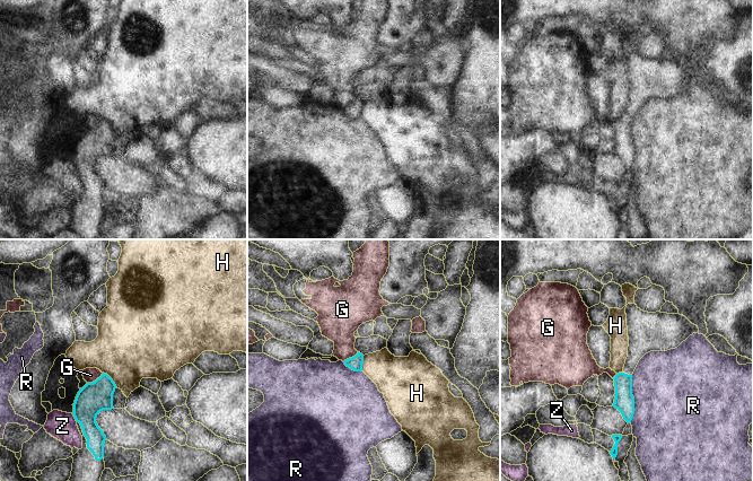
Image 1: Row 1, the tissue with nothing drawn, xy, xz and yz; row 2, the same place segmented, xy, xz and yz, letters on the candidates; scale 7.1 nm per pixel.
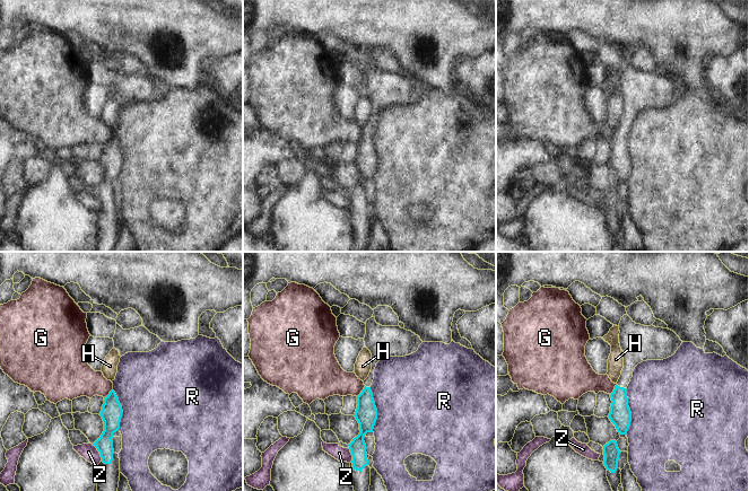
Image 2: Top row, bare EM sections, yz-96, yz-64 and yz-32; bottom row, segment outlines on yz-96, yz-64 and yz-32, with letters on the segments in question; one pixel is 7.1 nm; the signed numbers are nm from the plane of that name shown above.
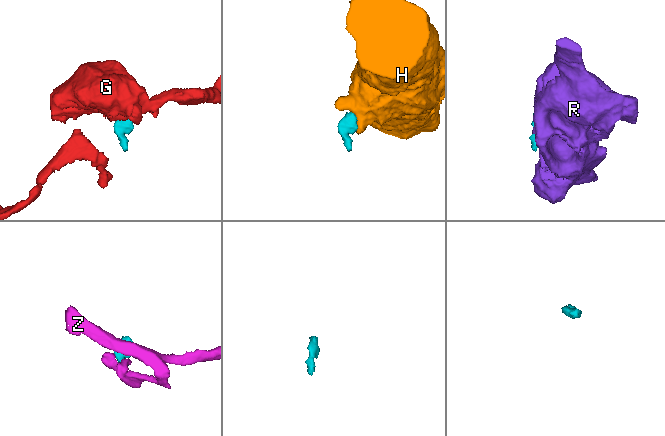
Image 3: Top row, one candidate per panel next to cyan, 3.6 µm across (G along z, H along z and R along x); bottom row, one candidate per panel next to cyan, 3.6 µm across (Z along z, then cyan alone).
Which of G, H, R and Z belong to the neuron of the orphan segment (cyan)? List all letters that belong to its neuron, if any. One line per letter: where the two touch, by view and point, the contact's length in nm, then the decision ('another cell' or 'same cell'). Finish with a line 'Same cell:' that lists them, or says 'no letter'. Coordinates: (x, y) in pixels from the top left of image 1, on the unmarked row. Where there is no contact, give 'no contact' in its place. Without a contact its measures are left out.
G: contact xy (96, 127); length 140 nm; another cell
H: contact xy (111, 125); length 150 nm; another cell
R: contact yz (633, 146); length 340 nm; another cell
Z: contact xy (75, 165); length 80 nm; another cell
Same cell: no letter

